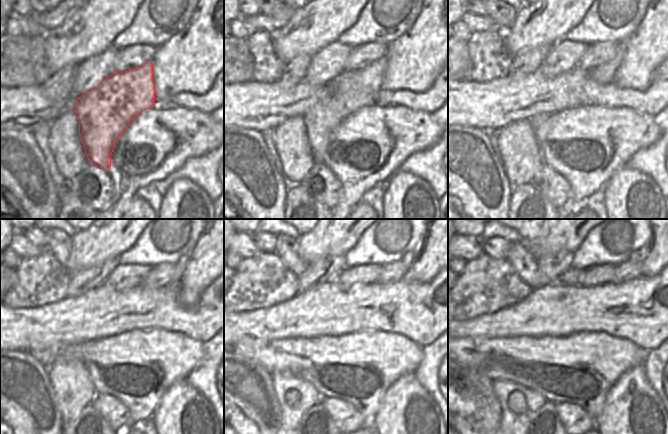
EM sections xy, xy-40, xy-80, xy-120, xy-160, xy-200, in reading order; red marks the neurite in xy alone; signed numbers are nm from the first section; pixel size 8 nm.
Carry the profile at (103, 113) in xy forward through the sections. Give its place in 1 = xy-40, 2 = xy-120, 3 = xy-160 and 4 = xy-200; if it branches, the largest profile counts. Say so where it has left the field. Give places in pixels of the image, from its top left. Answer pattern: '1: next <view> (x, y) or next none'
1: next xy-40 (349, 91)
2: next xy-120 (182, 263)
3: next xy-160 (408, 259)
4: next xy-200 (639, 255)

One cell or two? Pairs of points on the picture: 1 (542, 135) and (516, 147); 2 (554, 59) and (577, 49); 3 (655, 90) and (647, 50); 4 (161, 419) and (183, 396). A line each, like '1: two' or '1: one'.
1: two
2: one
3: two
4: one

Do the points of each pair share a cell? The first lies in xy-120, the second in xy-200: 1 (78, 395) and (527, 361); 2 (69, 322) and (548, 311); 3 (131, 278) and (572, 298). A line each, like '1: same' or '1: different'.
1: different
2: same
3: different

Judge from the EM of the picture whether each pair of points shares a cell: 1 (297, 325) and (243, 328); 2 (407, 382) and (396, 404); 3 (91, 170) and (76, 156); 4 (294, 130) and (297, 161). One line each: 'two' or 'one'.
1: one
2: one
3: two
4: one

